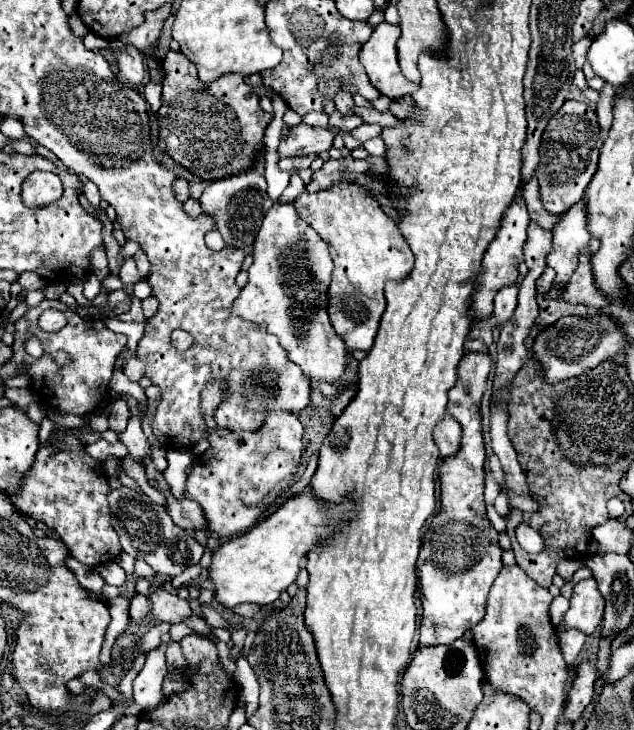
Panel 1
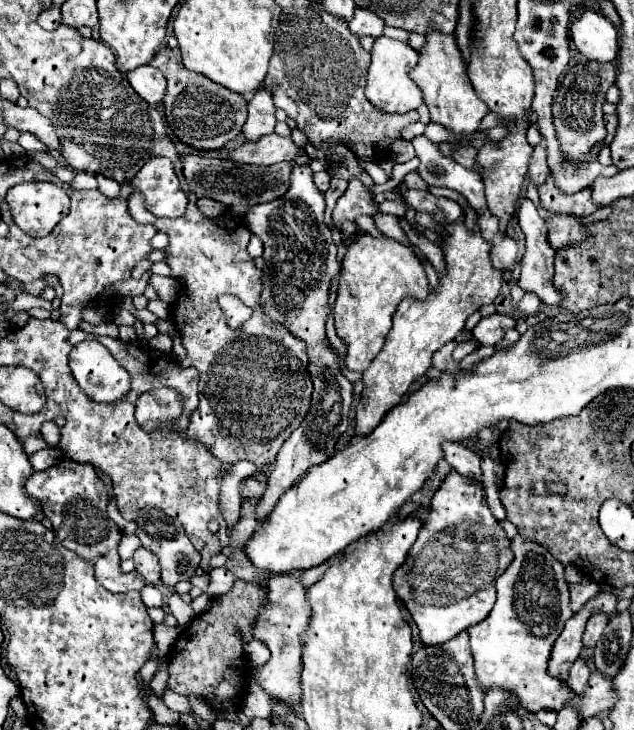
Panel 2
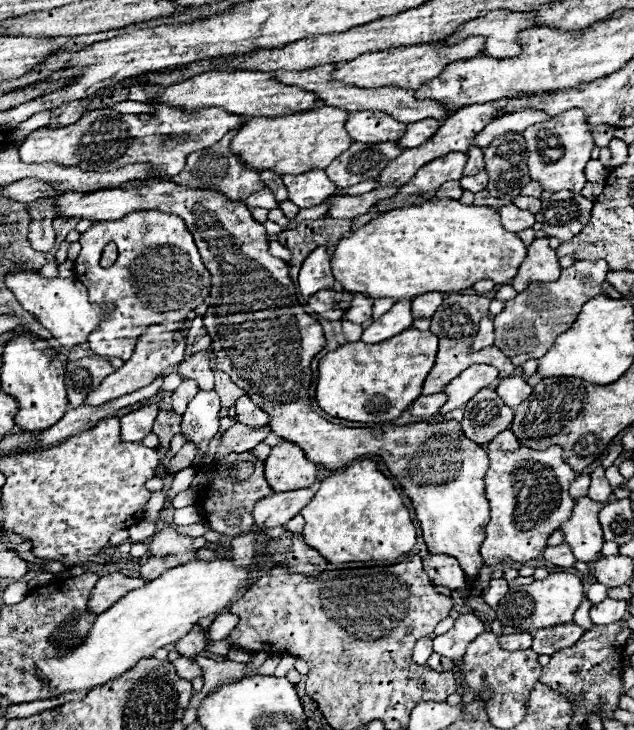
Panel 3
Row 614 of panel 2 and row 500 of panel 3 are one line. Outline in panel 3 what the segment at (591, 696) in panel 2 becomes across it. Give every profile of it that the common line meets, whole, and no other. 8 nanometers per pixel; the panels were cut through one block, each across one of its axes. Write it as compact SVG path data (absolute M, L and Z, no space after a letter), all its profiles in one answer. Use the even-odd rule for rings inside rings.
M550 446L546 450L518 448L514 452L488 450L490 468L486 472L486 498L490 502L490 522L486 524L486 538L480 546L482 558L512 558L514 562L530 562L538 558L546 540L572 514L572 498L568 488L576 472L562 462L562 448Z

